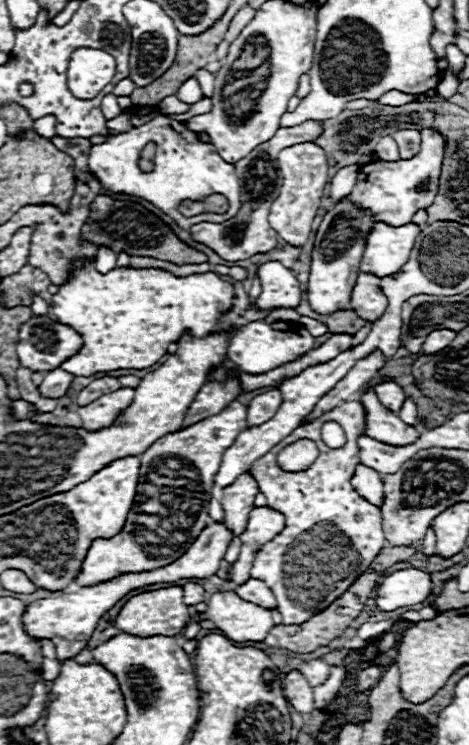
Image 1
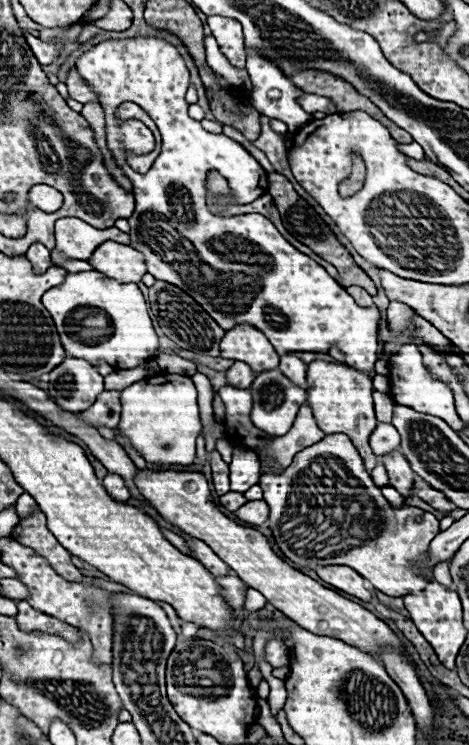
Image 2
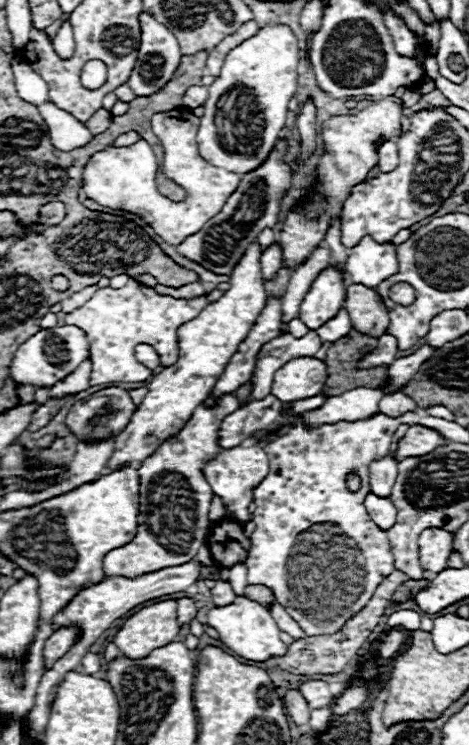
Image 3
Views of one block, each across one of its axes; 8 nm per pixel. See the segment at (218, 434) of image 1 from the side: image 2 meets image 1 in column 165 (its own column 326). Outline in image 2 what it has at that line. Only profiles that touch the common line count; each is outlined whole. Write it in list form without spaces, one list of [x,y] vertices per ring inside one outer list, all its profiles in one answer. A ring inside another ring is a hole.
[[[328,434],[320,442],[308,446],[292,460],[288,470],[276,474],[264,474],[260,478],[264,490],[264,502],[268,504],[268,528],[276,540],[276,546],[296,566],[316,568],[316,566],[350,566],[362,578],[370,580],[376,590],[388,596],[410,594],[412,590],[422,590],[428,580],[410,566],[410,560],[422,558],[428,550],[428,542],[440,532],[438,518],[430,512],[424,512],[414,506],[392,508],[382,496],[380,488],[372,482],[370,474],[362,466],[362,458],[356,454],[356,448],[346,434]]]

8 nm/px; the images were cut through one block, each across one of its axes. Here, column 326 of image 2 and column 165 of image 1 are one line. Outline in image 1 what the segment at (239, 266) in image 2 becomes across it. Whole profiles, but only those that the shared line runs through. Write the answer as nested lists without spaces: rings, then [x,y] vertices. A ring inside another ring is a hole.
[[[94,266],[78,270],[66,286],[52,296],[52,314],[60,324],[74,328],[84,344],[80,352],[68,358],[62,368],[74,376],[92,376],[104,370],[116,368],[148,368],[156,364],[172,342],[178,342],[184,330],[192,330],[196,336],[206,336],[214,330],[218,316],[232,306],[234,288],[224,282],[218,274],[194,274],[194,276],[172,276],[162,270],[134,270],[134,268],[114,268],[108,274],[100,274]]]

